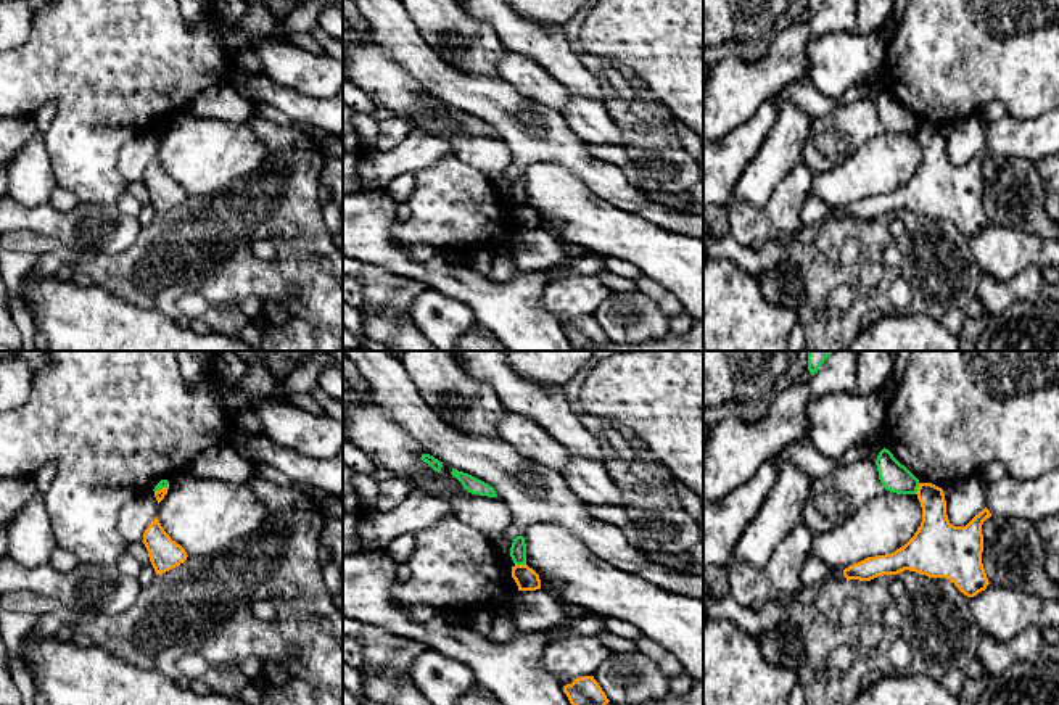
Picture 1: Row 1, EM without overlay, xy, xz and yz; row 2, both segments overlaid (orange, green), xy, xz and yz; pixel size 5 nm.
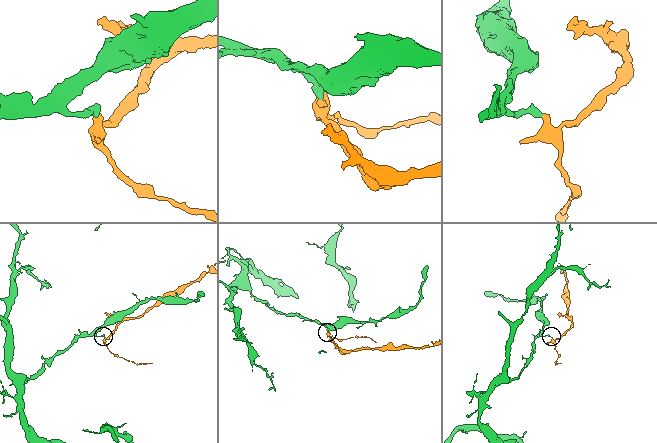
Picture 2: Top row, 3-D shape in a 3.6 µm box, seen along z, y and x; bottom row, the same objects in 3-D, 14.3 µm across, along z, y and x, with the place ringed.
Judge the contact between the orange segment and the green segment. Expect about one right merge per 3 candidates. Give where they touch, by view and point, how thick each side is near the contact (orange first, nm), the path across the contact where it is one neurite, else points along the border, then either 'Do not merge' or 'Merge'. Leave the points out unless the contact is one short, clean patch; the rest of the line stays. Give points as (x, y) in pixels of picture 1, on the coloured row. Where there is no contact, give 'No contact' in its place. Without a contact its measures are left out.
Touches orange at xz (520, 565). Thickness 110 nm (orange) against 80 nm. Boundary: xz (525, 562), (515, 565). Do not merge

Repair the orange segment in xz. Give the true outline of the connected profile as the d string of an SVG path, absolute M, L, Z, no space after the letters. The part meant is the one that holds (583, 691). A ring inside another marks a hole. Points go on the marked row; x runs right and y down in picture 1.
M594 676L576 678L563 686L563 692L571 705L607 705L610 702Z

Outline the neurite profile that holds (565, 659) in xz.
M571 636L554 641L542 653L542 666L558 684L571 684L576 678L594 676L615 652L597 637Z

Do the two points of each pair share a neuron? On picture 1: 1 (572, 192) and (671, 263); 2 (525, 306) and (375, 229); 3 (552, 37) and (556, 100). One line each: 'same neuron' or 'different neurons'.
1: same neuron
2: same neuron
3: different neurons

